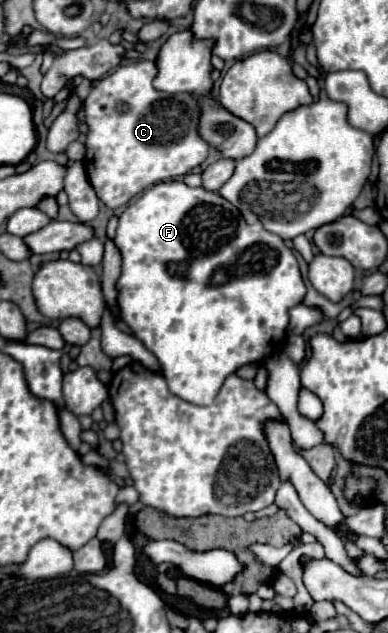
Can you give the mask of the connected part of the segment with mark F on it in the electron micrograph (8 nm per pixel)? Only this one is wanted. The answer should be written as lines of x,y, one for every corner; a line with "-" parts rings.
182,181
156,183
142,197
138,197
134,203
130,203
124,209
124,213
118,219
114,242
122,254
120,281
116,283
120,319
130,327
132,335
136,339
140,339
144,343
144,347
156,355
172,395
182,397
184,401
194,403
194,405
210,405
214,401
214,397
218,395
224,379
228,375
232,375
236,369
240,369
242,365
248,365
248,363
262,363
266,357
282,351
284,341
286,341
286,327
290,321
288,309
302,303
302,299
306,295
306,285
302,281
302,275
298,275
298,261
296,261
292,249
286,247
286,243
278,235
266,231
260,223
248,225
244,221
244,217
240,215
240,211
236,211
236,219
234,219
234,205
230,201
222,199
218,193
206,191
202,187
192,189

